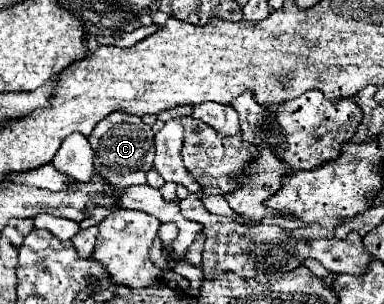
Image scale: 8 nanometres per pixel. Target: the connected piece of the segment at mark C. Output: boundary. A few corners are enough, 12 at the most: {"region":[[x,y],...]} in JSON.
{"region":[[125,112],[95,126],[95,172],[147,184],[153,130]]}

